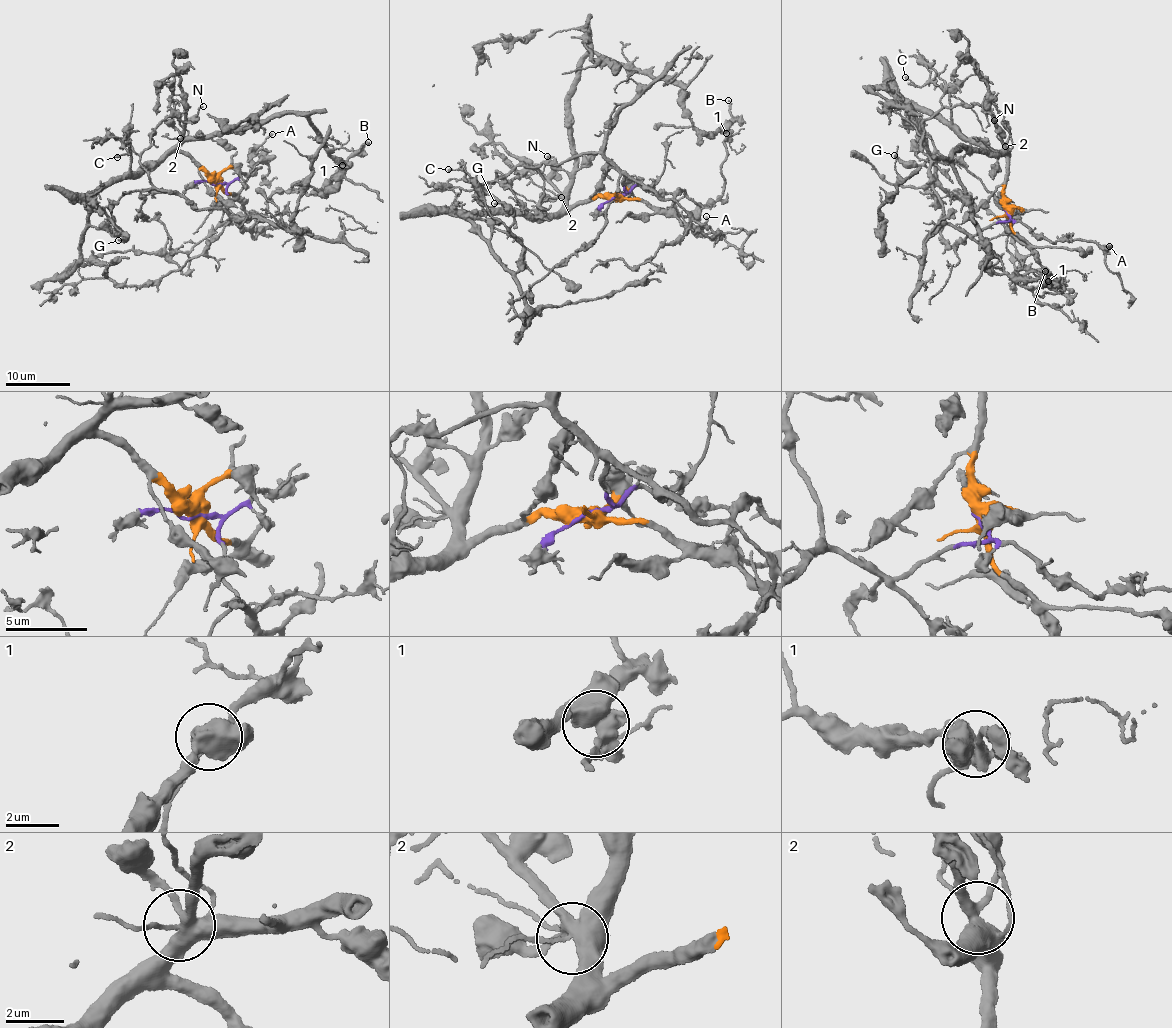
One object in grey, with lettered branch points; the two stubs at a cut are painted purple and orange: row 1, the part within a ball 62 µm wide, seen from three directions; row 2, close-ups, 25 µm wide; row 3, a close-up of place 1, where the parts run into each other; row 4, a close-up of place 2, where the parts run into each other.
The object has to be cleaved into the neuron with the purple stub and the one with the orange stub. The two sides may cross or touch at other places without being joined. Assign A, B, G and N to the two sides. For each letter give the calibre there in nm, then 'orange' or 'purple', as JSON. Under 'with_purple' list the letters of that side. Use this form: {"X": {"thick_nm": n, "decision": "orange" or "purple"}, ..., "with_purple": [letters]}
{"A": {"thick_nm": 160, "decision": "purple"}, "B": {"thick_nm": 140, "decision": "purple"}, "G": {"thick_nm": 160, "decision": "orange"}, "N": {"thick_nm": 150, "decision": "orange"}, "with_purple": ["A", "B"]}

